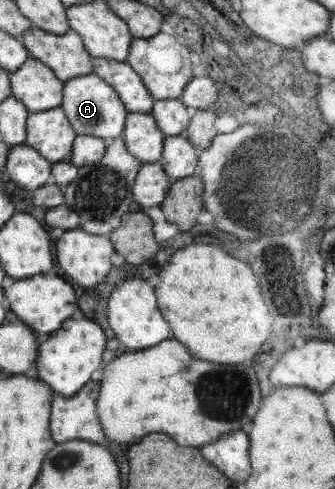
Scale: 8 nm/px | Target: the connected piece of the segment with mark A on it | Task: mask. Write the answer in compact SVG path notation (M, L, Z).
M92 72L63 82L60 107L76 135L91 135L106 142L121 136L128 113L111 86Z

